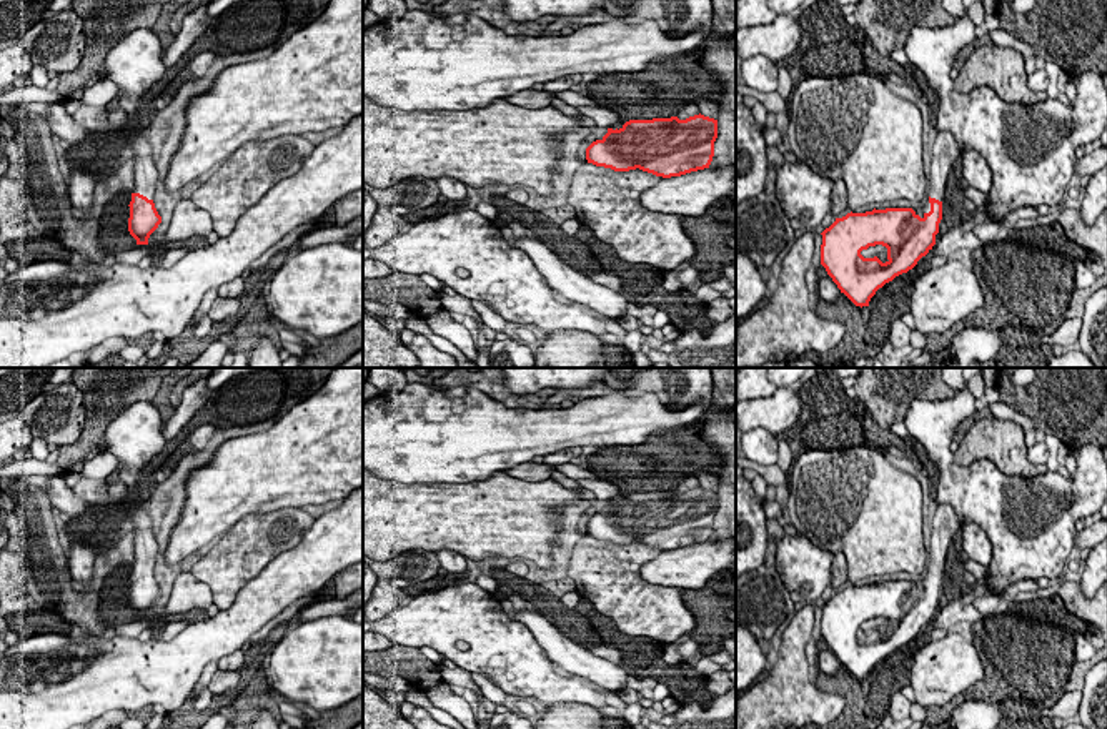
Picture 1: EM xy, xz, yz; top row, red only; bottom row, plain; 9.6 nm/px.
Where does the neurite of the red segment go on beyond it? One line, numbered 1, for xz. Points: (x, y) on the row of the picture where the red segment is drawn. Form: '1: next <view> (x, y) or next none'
1: next none

